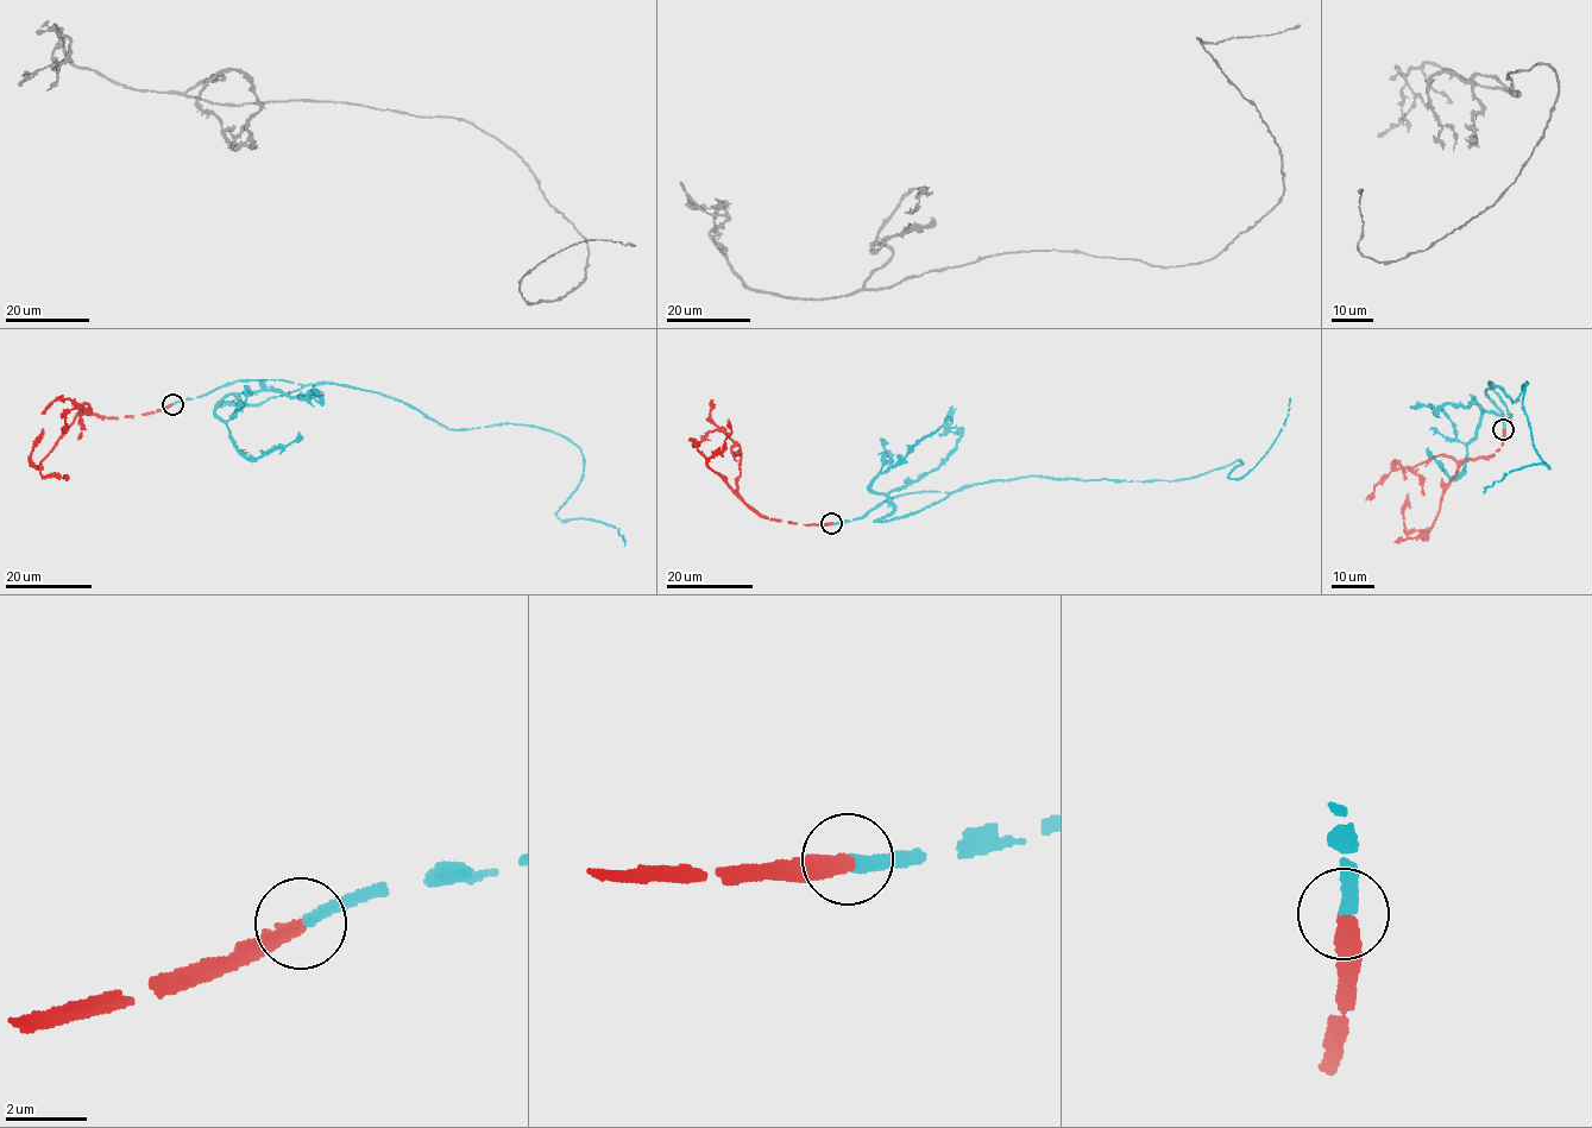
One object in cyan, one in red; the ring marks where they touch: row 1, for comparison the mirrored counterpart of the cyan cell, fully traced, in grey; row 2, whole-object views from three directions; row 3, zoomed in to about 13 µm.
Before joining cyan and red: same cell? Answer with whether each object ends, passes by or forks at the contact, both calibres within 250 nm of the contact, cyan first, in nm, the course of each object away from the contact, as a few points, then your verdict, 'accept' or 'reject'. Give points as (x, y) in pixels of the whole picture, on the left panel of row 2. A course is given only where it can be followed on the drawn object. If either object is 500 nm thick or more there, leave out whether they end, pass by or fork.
cyan ends there; red ends there; 280 nm thick on the cyan side, 380 nm on the other; cyan runs (172, 404), (277, 379), (376, 391), (450, 429), (542, 427), (583, 455), (557, 515), (610, 524), (624, 546); red runs (172, 404), (155, 413), (119, 417), (82, 411), (38, 467), (32, 462), (32, 446), (43, 428); accept

